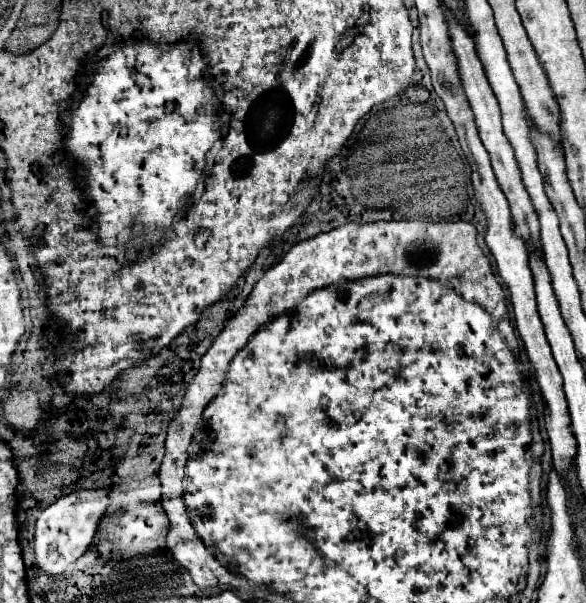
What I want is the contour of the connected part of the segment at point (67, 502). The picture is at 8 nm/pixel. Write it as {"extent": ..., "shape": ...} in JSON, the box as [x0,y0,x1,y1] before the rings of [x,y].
{"extent":[35,490,107,576],"shape":[[[79,490],[67,496],[61,496],[57,502],[47,506],[37,518],[35,528],[35,570],[47,576],[61,576],[69,564],[73,564],[89,548],[97,524],[107,510],[107,492],[105,490]]]}

